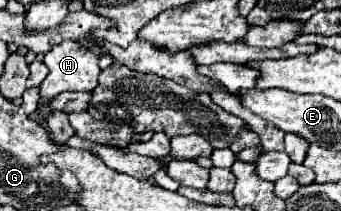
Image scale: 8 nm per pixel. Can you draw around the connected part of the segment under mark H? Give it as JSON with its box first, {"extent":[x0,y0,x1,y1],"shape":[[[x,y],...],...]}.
{"extent":[40,41,98,101],"shape":[[[76,41],[54,45],[46,53],[44,65],[48,67],[48,77],[40,85],[44,101],[64,91],[92,91],[98,85],[98,55],[82,49]]]}

